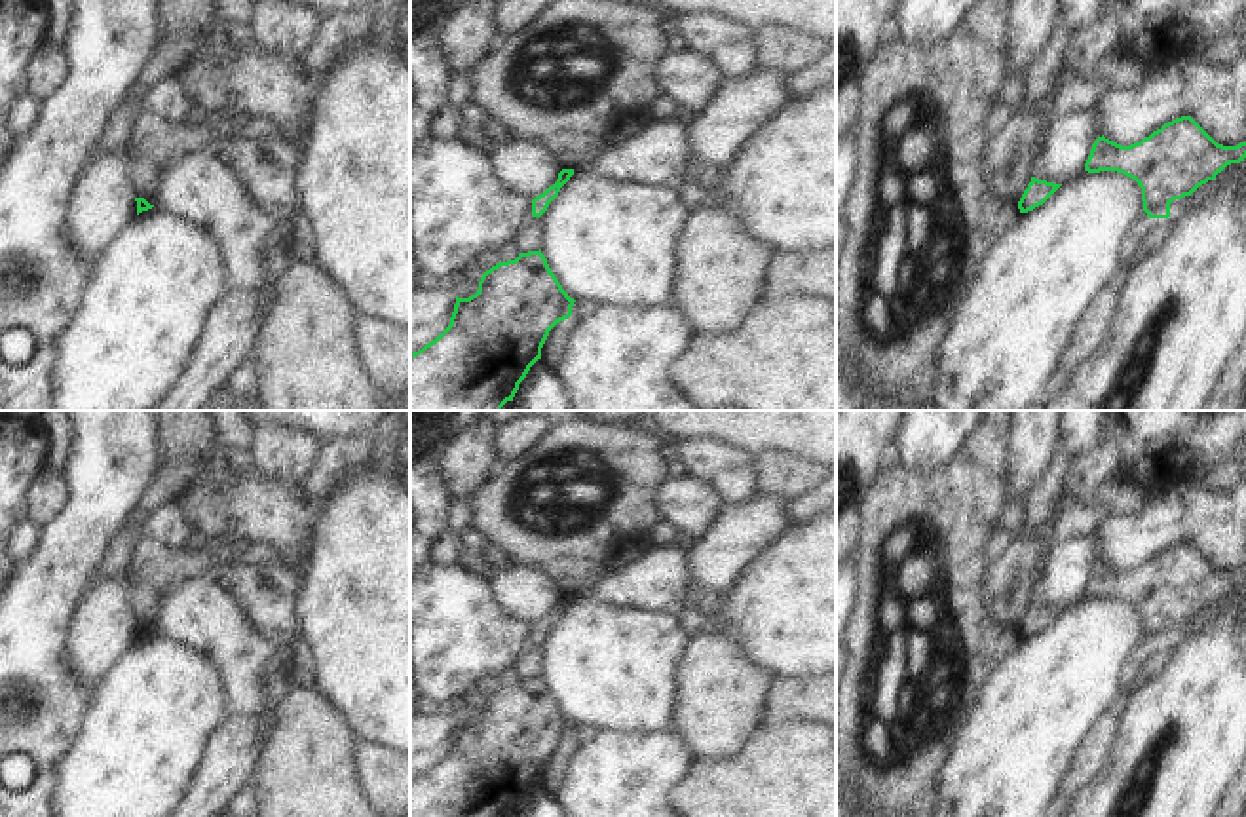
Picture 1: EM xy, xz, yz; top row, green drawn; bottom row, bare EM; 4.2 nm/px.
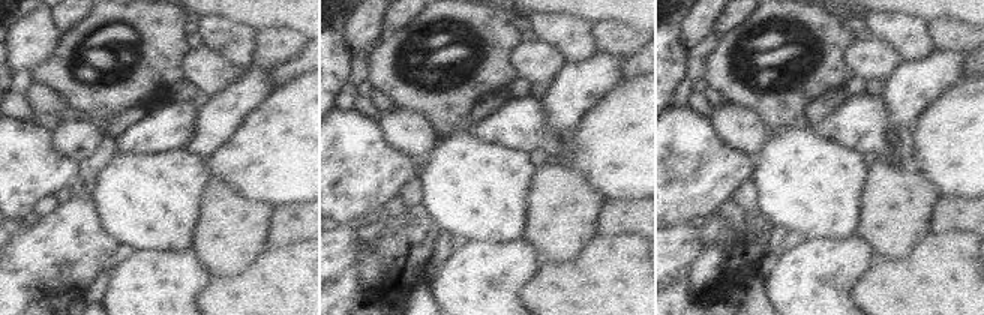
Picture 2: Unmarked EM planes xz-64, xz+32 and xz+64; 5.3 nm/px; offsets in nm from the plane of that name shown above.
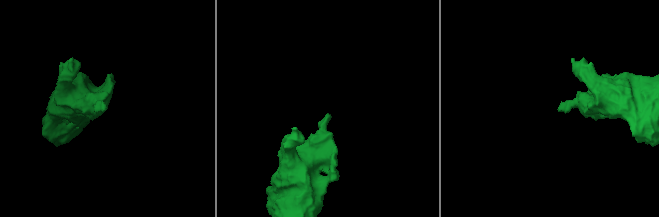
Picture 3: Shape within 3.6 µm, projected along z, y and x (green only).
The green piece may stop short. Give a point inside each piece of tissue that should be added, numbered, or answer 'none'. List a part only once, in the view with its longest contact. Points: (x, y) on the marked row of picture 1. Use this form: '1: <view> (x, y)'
none

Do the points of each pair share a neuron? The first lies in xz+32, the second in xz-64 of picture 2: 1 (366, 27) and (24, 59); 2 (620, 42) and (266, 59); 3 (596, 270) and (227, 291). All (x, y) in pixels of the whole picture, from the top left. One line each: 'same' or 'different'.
1: same
2: same
3: same

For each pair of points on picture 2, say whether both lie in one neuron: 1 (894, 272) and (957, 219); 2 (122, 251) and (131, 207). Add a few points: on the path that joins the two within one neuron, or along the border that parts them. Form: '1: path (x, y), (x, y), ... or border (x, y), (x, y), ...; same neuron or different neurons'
1: border (968, 231), (930, 234); different neurons
2: border (119, 243), (125, 243), (132, 251); different neurons

